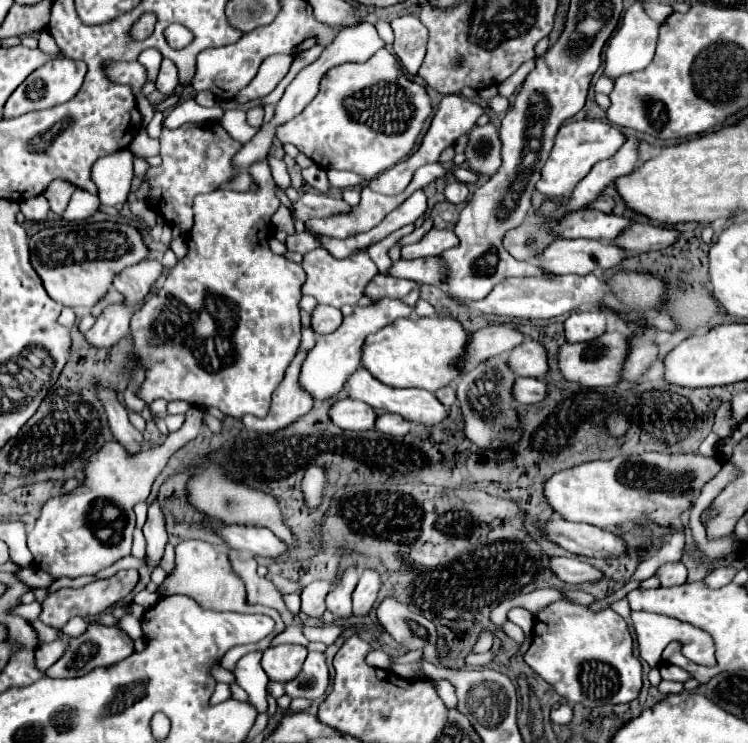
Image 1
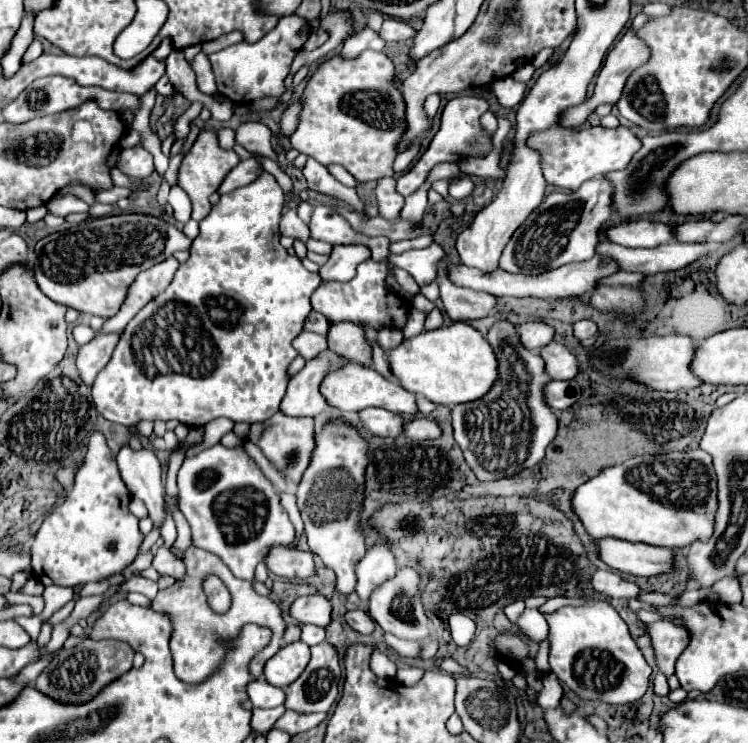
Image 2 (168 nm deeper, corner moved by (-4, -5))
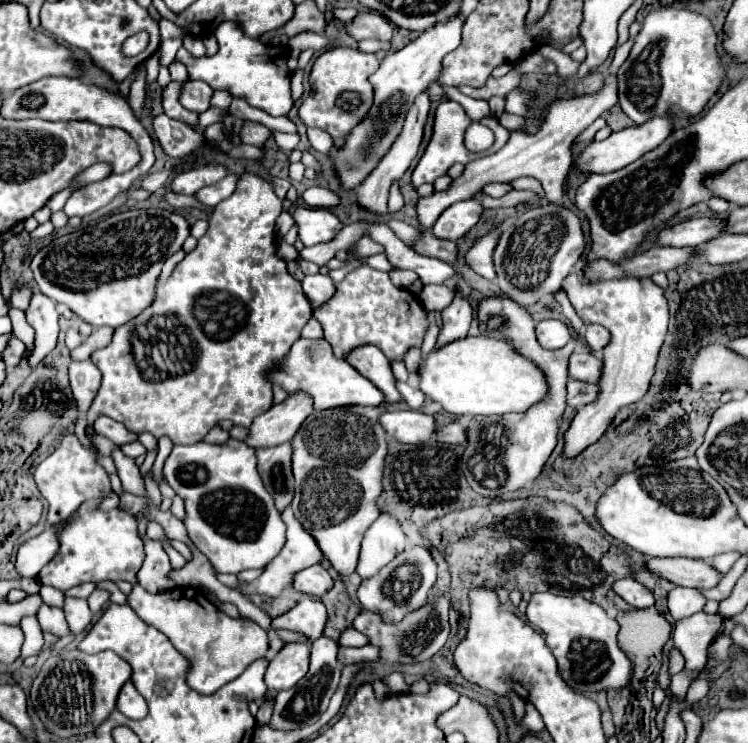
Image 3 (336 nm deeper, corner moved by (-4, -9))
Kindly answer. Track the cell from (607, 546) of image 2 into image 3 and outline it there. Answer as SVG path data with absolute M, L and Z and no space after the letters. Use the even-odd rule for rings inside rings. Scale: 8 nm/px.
M647 558L647 568L677 586L689 586L689 588L699 588L699 590L715 588L719 580L723 578L723 574L705 560Z

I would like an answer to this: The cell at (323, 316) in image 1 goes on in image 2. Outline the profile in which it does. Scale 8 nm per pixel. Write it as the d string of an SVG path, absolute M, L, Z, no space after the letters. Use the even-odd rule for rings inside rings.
M331 322L327 332L327 344L333 352L347 356L353 362L369 364L371 362L371 348L365 340L365 332L355 322Z

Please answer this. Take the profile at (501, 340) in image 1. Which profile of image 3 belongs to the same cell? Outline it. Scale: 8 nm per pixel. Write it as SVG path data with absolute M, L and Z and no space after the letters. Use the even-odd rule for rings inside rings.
M543 320L537 324L537 340L543 348L557 350L571 340L571 334L561 320Z

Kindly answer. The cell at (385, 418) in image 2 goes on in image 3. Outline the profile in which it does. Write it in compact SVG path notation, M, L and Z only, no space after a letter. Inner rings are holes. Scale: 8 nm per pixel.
M397 410L397 412L385 412L381 416L381 426L387 430L389 436L393 436L399 442L407 444L419 444L427 442L437 432L437 420L431 414L423 414L417 410Z

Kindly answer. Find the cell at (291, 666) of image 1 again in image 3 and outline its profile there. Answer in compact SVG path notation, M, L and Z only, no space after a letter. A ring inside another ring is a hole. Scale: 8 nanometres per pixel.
M305 642L285 644L269 662L265 682L273 690L293 688L309 668L309 646Z

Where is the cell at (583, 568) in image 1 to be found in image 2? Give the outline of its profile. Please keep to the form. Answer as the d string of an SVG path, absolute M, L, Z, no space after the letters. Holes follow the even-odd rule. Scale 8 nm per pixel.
M595 570L593 574L593 590L605 598L635 598L639 590L637 584L623 580L617 572L609 570Z

